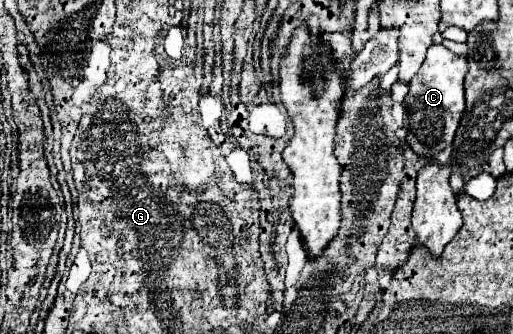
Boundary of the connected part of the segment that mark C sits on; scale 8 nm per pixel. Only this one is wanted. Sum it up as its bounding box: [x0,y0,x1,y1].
[403,45,467,161]

